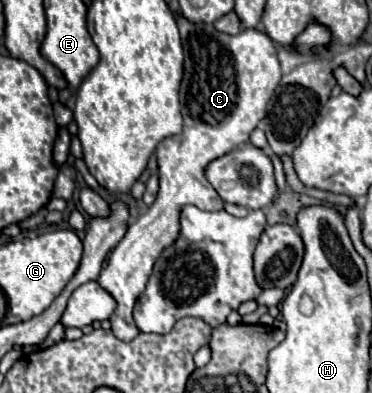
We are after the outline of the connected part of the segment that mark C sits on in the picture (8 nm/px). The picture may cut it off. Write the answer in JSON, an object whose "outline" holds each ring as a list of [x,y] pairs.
{"outline":[[[184,17],[178,19],[178,27],[186,57],[180,87],[184,131],[180,135],[166,137],[158,145],[156,159],[160,191],[156,201],[128,227],[128,233],[114,247],[108,265],[96,279],[98,285],[118,303],[110,323],[112,333],[124,343],[132,341],[140,333],[134,323],[132,309],[144,293],[158,257],[178,239],[182,209],[186,205],[196,205],[204,211],[224,209],[224,201],[220,201],[220,195],[206,179],[206,167],[214,159],[220,159],[250,141],[250,133],[264,119],[266,103],[282,77],[270,37],[256,29],[246,29],[236,37],[228,37],[224,33],[216,33],[214,25],[192,25],[190,21],[184,21]]]}

